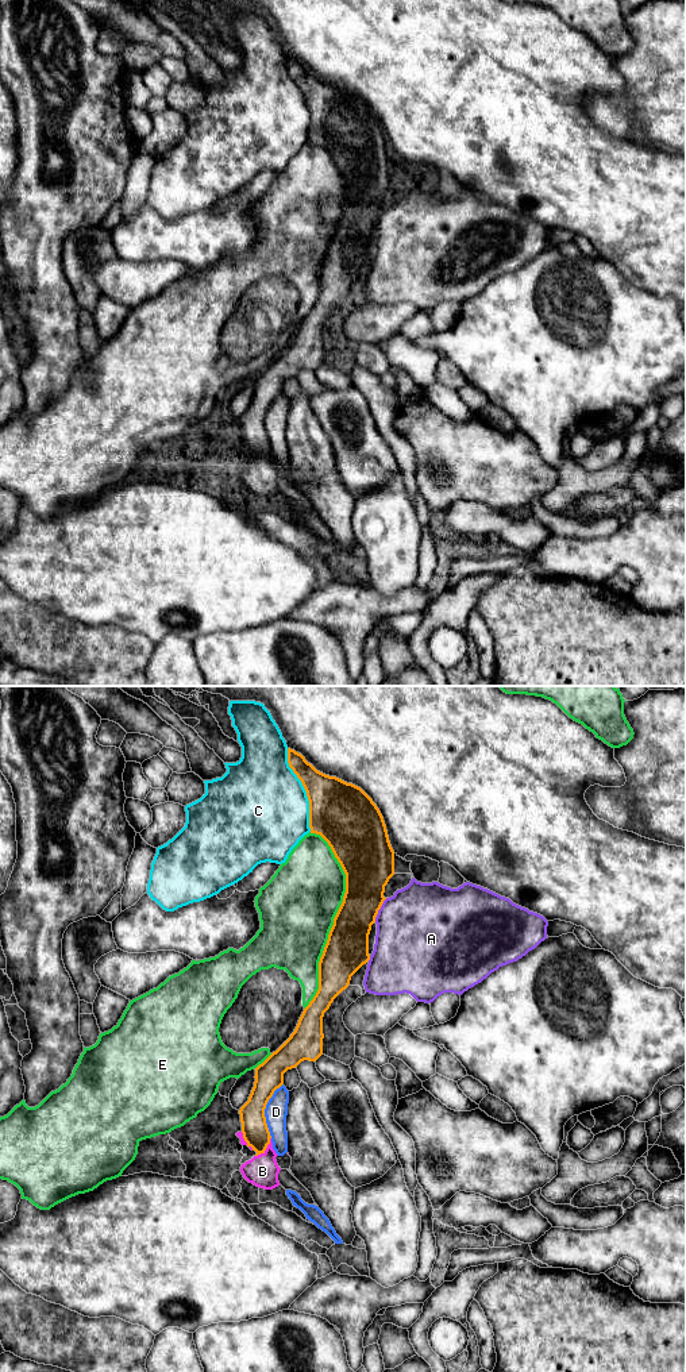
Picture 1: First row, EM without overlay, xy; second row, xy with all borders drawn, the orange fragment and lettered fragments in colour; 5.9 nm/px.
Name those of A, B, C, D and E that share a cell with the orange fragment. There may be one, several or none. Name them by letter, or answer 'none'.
B

